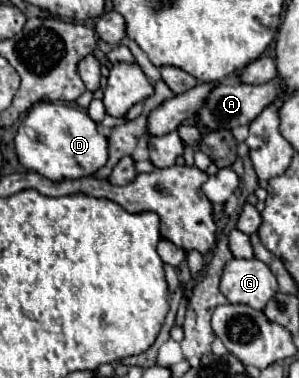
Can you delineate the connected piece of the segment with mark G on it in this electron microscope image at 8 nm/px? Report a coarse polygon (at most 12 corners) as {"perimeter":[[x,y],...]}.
{"perimeter":[[233,258],[219,290],[231,304],[263,310],[277,292],[269,266]]}

